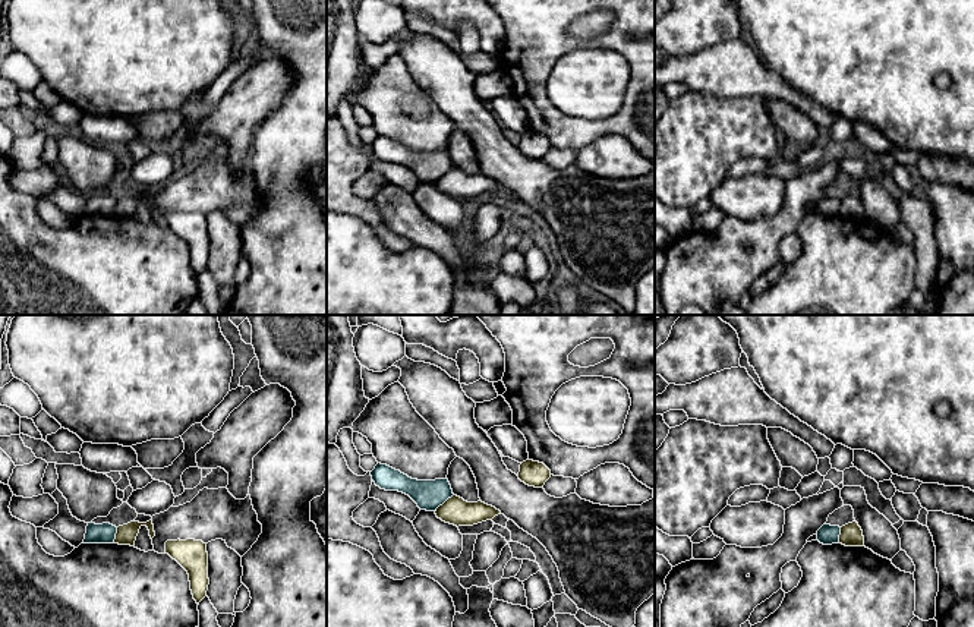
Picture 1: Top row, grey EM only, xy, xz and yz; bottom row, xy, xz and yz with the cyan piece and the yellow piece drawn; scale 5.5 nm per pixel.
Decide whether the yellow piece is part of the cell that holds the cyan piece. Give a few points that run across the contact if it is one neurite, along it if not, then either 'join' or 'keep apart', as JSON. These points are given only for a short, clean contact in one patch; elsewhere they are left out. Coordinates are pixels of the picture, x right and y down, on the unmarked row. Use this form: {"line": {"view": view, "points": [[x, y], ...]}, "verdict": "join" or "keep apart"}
{"line": {"view": "xz", "points": [[453, 166], [435, 183]]}, "verdict": "keep apart"}

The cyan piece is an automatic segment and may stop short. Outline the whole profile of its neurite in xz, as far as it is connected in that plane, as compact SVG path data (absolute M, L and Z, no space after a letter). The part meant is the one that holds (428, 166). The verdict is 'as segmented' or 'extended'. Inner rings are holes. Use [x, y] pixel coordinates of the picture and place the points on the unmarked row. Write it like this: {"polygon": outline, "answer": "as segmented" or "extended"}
{"polygon": "M381 135L375 138L371 148L381 161L403 164L409 167L420 182L426 183L436 183L439 177L454 167L447 149L417 152Z", "answer": "as segmented"}

